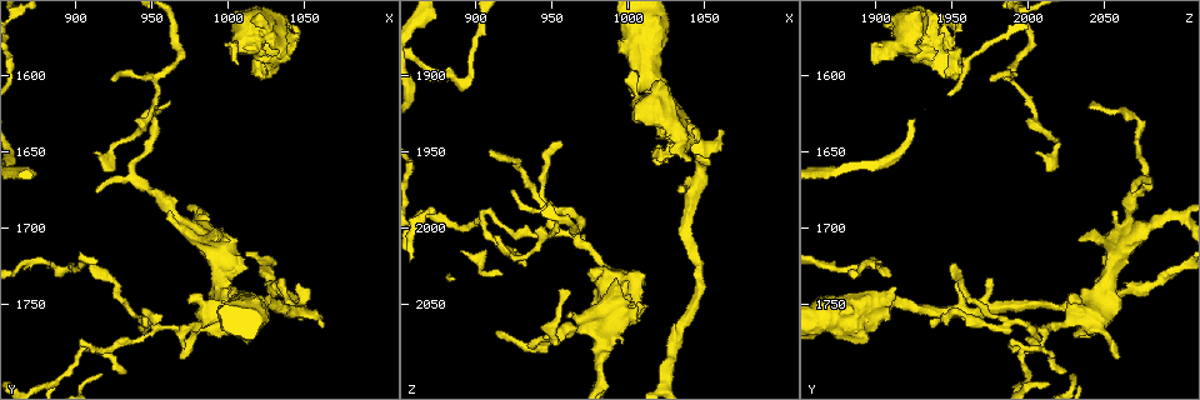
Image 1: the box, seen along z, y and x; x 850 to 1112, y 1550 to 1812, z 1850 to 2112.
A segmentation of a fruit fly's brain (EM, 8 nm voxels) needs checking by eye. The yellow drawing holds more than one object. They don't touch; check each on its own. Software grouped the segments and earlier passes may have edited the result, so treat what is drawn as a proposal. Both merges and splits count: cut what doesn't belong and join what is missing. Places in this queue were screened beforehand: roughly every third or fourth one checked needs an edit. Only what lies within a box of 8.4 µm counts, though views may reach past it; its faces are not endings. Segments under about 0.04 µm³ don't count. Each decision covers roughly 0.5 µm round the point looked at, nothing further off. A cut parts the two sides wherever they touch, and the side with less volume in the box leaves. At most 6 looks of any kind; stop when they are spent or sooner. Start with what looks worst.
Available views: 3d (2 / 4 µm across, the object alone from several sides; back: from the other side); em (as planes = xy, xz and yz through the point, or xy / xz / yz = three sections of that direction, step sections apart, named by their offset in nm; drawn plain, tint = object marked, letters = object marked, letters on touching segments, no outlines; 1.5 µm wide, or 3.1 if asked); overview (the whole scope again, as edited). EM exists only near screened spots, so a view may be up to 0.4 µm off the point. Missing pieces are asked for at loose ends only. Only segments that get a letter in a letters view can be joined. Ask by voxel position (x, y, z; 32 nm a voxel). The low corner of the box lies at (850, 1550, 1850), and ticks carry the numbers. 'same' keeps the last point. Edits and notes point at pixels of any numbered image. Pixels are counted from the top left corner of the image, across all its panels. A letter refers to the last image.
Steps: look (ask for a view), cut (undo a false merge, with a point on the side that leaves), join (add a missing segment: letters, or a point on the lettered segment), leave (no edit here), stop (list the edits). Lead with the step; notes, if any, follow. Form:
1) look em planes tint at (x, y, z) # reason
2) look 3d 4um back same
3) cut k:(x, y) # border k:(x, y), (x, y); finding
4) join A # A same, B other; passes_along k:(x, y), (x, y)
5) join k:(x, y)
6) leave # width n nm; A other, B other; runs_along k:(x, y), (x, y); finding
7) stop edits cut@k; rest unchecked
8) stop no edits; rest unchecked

look em planes letters at (1010, 1584, 1928) # free end

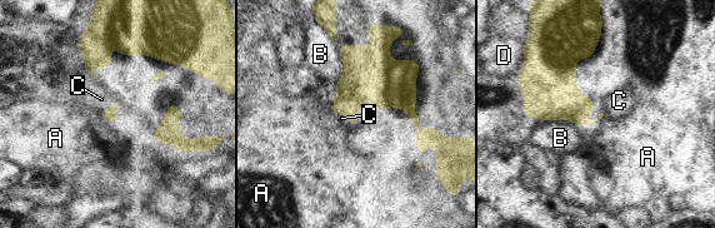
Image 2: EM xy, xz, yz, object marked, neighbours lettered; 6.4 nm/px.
leave # A other, B other, C other, D other; border 2:(99, 110), (105, 120), (118, 123); none of them fits

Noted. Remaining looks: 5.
look em planes plain at (976, 1750, 2028) # free end

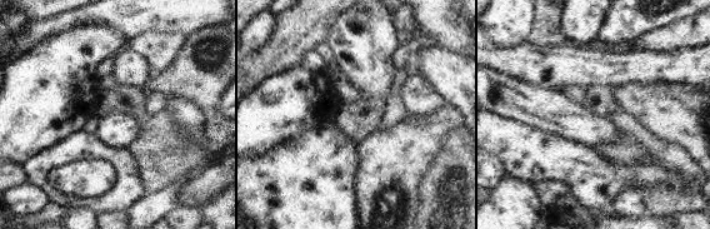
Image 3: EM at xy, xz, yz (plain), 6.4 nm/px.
look em planes letters same

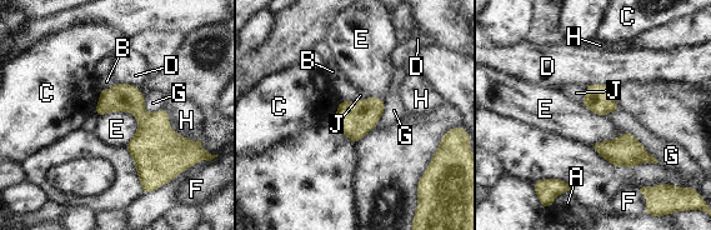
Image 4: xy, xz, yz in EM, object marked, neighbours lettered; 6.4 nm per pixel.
leave # A other, B other, C other, D other, E other, F other, G other, H other, J other; none of them fits

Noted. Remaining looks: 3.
look 3d 4um at (1004, 1740, 1914) # branch stops here

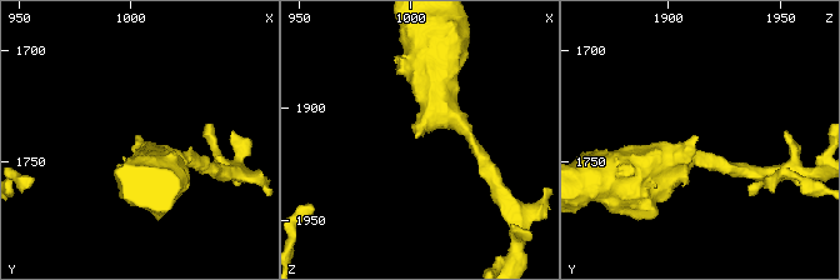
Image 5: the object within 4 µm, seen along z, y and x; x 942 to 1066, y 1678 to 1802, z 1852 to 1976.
look em planes letters at (1002, 1740, 1913)

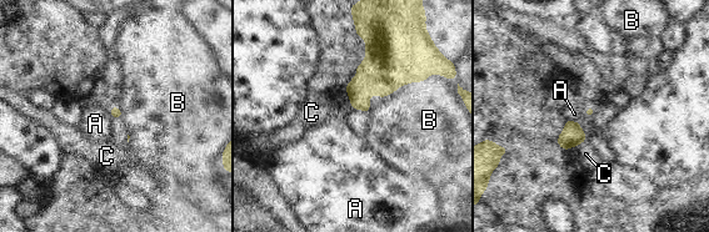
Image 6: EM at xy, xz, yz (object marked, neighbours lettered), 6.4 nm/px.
leave # A other, B other, C other; border 6:(565, 119), (577, 121), (588, 139); none of them fits

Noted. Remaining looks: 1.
stop no edits; rest unchecked

